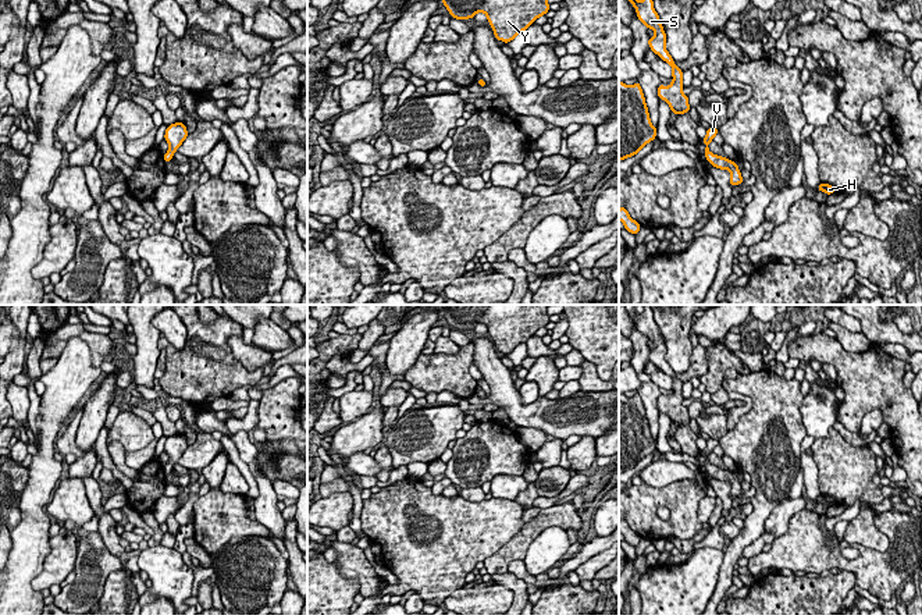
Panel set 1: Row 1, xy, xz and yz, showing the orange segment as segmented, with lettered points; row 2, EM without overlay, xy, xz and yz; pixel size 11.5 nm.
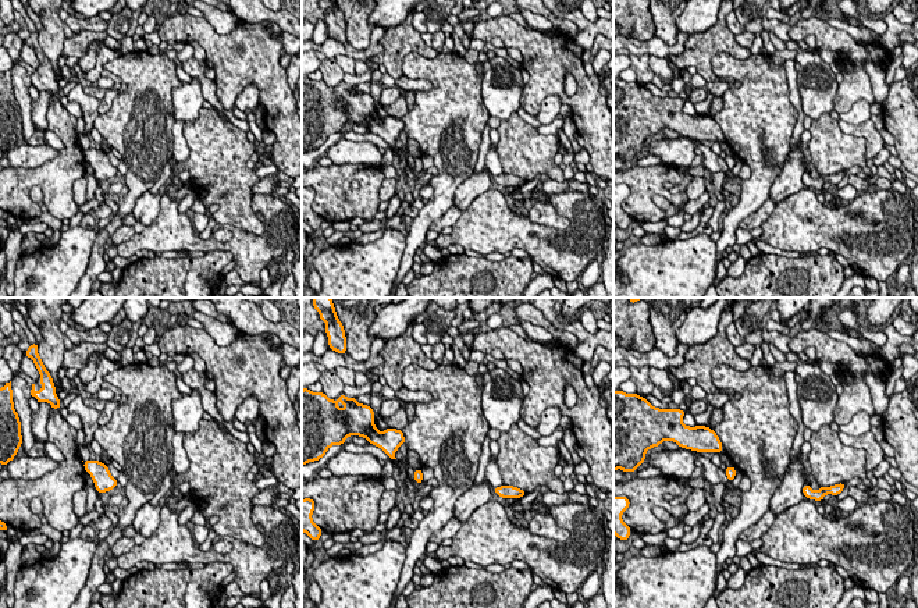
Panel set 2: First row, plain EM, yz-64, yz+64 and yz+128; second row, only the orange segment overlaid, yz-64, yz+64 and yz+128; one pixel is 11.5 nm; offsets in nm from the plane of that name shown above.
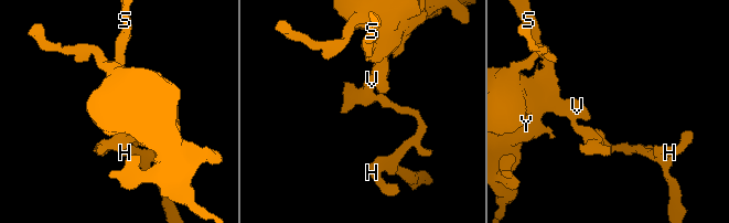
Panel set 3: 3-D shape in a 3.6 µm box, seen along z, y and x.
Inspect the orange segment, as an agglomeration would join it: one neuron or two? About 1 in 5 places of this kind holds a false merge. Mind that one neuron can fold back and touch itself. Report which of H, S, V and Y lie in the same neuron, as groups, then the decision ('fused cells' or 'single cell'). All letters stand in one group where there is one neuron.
groups H S V Y; single cell

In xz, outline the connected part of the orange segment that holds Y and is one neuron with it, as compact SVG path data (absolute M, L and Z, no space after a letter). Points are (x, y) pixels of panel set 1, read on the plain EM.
M442 305L441 313L456 331L466 333L484 324L496 352L503 355L549 323L547 305Z

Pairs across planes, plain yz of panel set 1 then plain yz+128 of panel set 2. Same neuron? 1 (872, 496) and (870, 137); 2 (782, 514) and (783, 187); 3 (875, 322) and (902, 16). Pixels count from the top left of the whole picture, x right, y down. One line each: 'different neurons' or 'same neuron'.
1: different neurons
2: same neuron
3: different neurons

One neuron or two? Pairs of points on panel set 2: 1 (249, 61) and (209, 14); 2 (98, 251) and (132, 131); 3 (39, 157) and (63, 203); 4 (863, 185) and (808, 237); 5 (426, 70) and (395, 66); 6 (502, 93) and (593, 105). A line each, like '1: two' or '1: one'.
1: two
2: one
3: two
4: two
5: two
6: two

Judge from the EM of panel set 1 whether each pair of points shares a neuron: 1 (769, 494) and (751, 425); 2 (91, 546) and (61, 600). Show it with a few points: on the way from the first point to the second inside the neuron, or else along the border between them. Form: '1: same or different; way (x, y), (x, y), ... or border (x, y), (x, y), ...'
1: same; way (769, 477), (769, 450), (766, 441)
2: same; way (91, 561), (91, 576), (77, 590)

